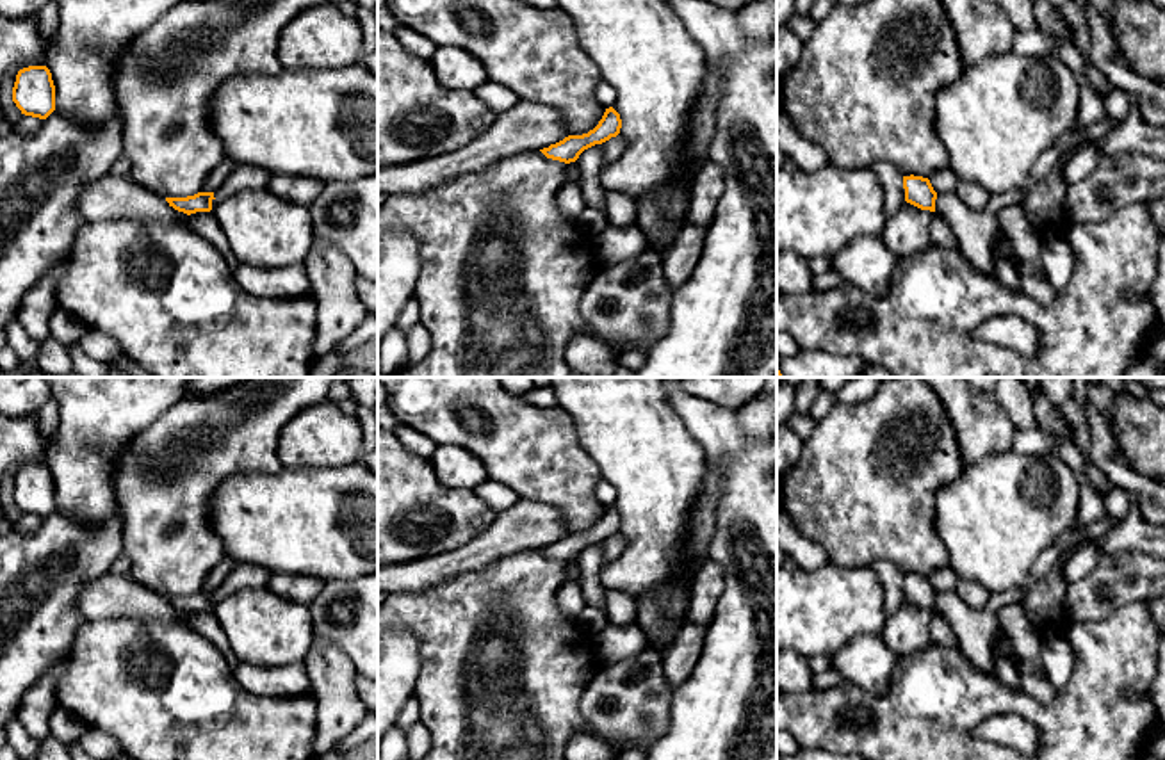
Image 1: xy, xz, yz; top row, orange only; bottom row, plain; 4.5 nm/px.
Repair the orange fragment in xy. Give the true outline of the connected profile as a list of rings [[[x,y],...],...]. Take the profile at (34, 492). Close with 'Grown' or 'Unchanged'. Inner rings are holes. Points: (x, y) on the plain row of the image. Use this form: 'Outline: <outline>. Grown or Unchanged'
Outline: [[[29,465],[18,470],[12,500],[25,514],[46,518],[55,509],[55,484],[46,465]]]. Unchanged

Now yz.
Outline: [[[903,575],[905,600],[921,607],[935,610],[937,591],[933,589],[928,577],[923,575]]]. Unchanged

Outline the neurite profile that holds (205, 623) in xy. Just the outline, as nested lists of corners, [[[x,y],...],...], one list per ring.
[[[212,609],[191,612],[189,623],[192,630],[196,630],[200,635],[203,635],[208,643],[212,643],[221,651],[230,669],[233,671],[235,666],[239,664],[239,659],[232,651],[228,637],[221,628],[216,612]]]

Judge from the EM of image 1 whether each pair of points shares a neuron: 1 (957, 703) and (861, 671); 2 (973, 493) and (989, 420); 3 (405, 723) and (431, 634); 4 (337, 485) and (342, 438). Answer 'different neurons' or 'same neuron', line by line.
1: different neurons
2: different neurons
3: different neurons
4: different neurons

